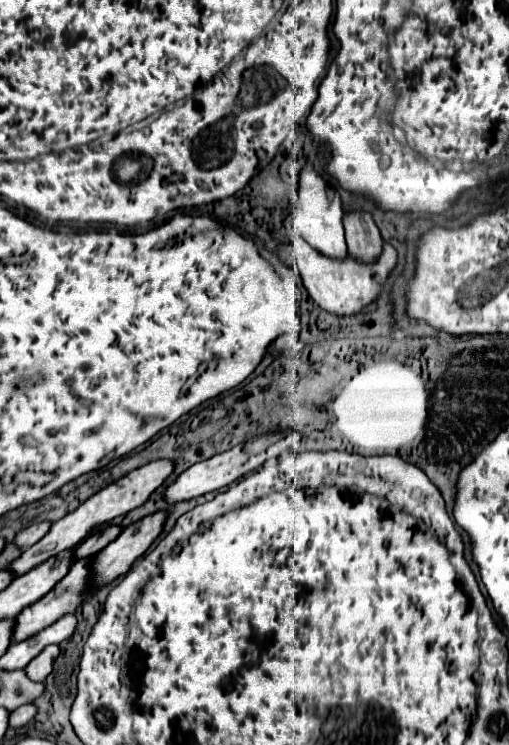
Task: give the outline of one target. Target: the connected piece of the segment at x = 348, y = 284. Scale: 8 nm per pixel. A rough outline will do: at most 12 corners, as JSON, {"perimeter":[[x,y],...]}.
{"perimeter":[[290,235],[292,263],[320,309],[360,315],[398,263],[384,243],[376,263],[342,261]]}

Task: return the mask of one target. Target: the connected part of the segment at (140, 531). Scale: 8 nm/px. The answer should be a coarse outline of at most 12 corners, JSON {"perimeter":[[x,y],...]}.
{"perimeter":[[156,511],[128,525],[92,559],[94,585],[130,571],[168,519]]}

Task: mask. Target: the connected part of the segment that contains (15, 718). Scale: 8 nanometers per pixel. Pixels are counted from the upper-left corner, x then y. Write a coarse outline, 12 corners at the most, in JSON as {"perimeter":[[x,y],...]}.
{"perimeter":[[28,703],[10,713],[10,727],[24,727],[36,715]]}

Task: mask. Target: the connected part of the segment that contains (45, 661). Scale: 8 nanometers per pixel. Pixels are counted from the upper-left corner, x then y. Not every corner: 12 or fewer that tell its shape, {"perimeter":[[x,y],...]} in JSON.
{"perimeter":[[48,645],[26,665],[32,681],[44,681],[52,673],[58,645]]}

